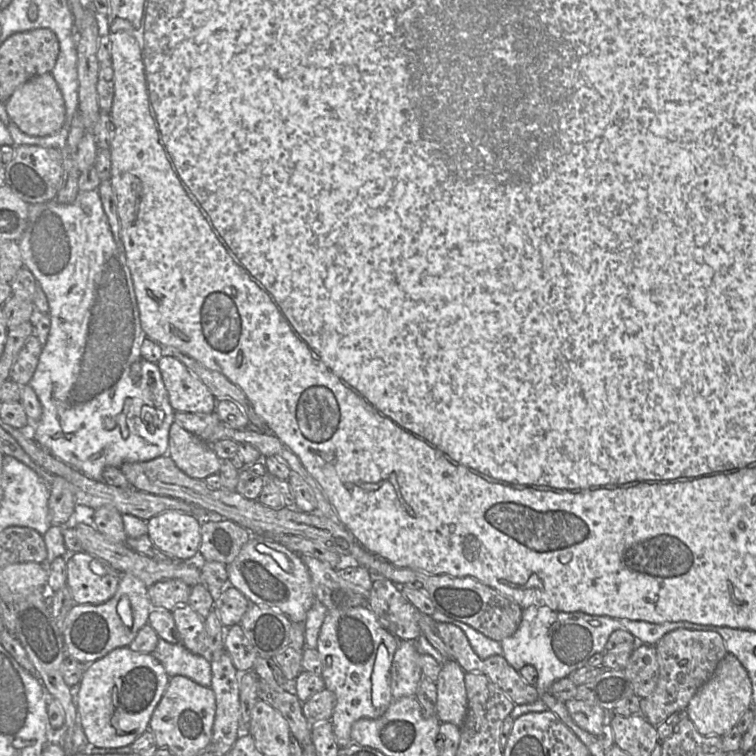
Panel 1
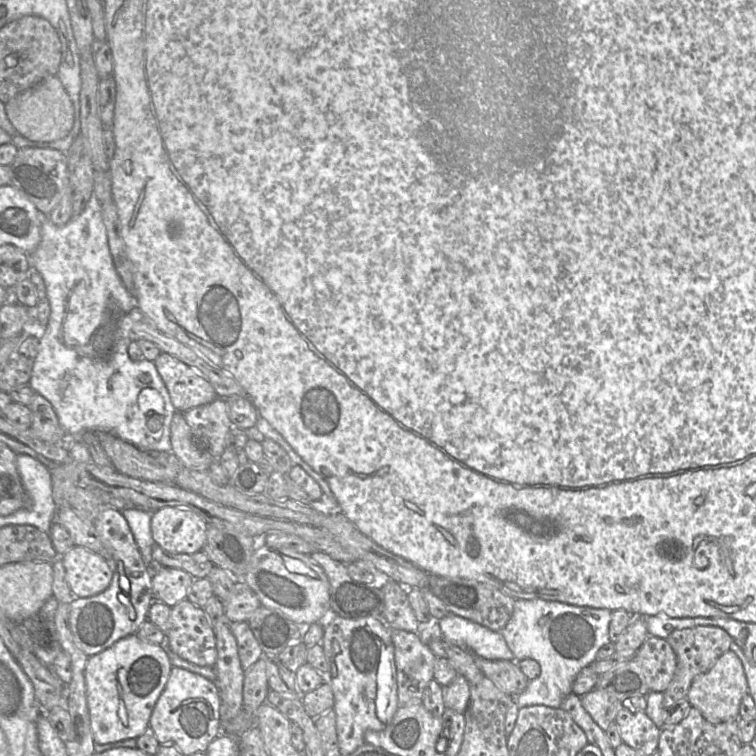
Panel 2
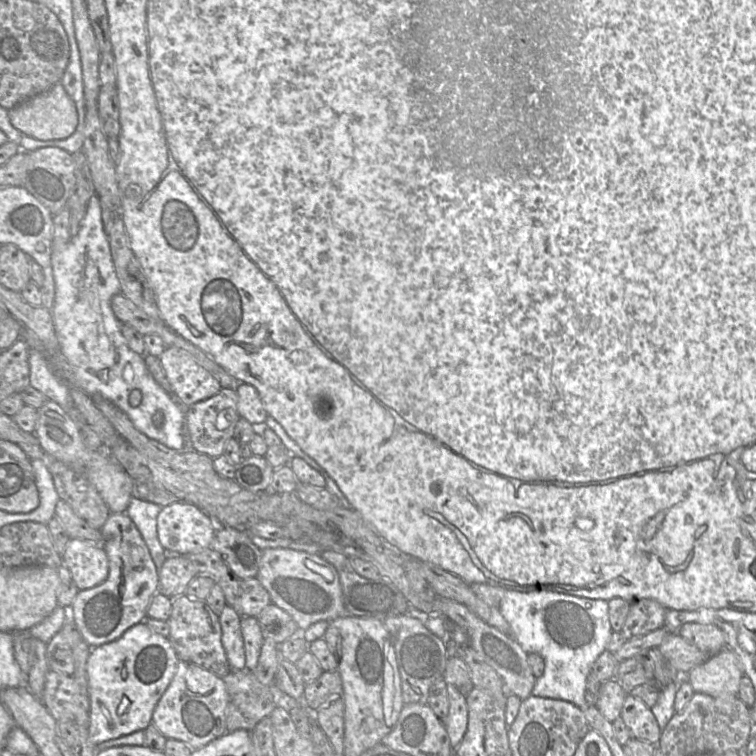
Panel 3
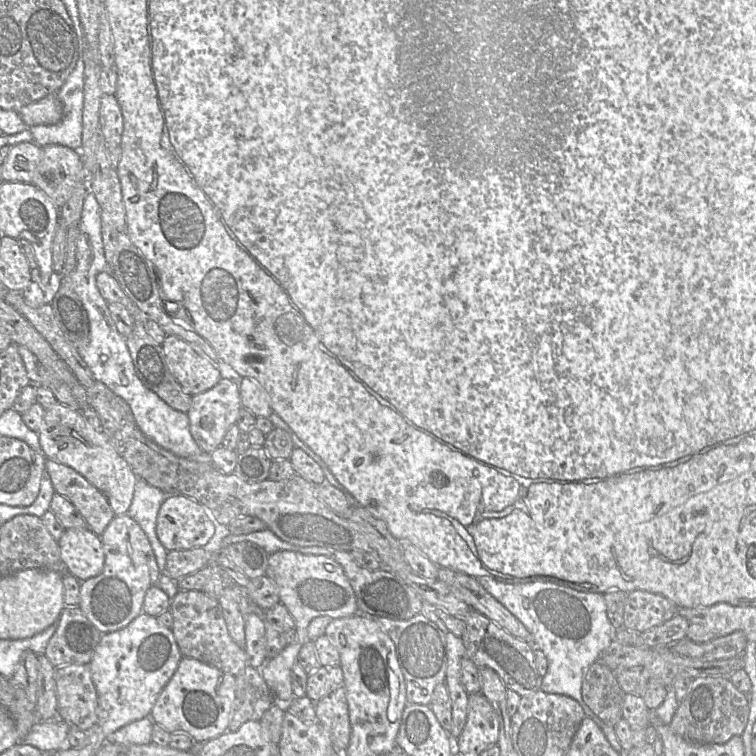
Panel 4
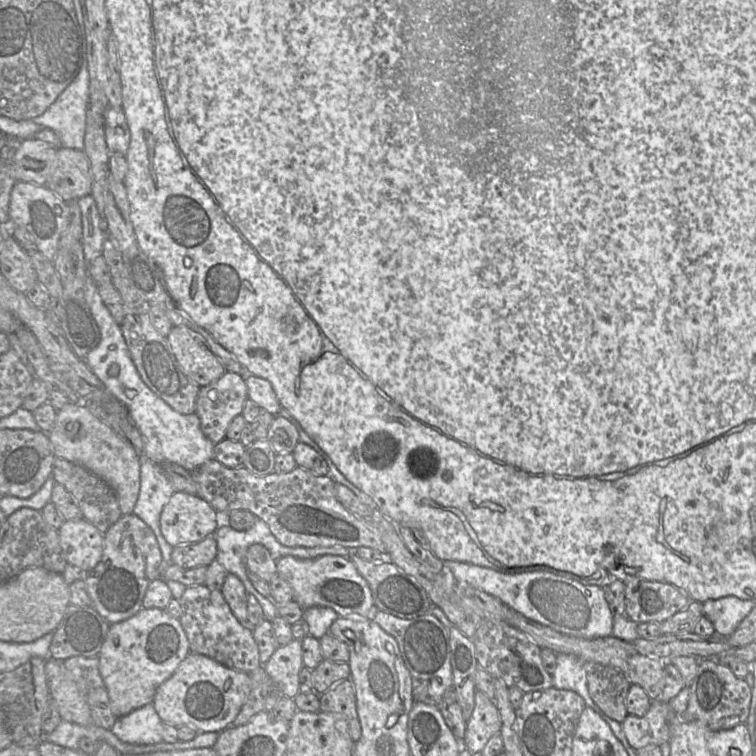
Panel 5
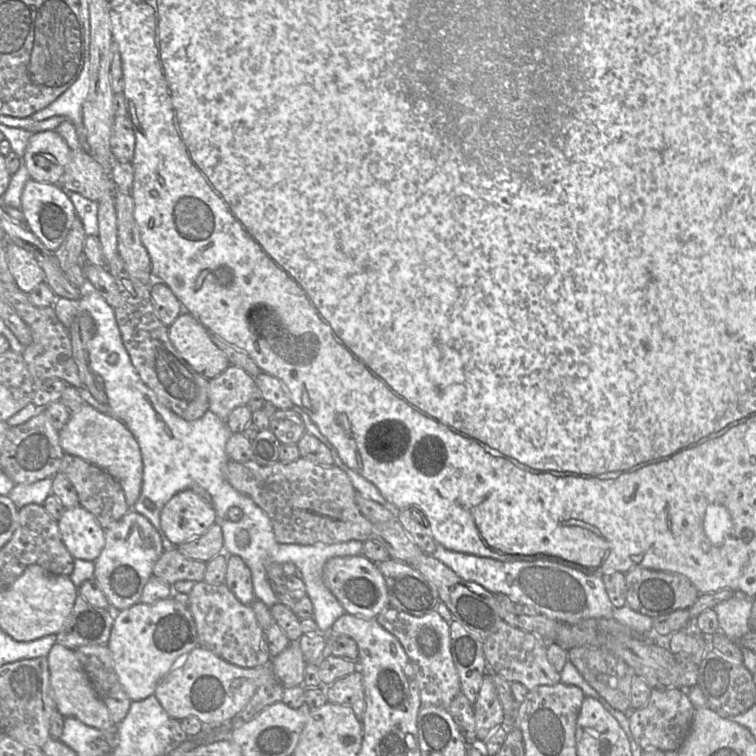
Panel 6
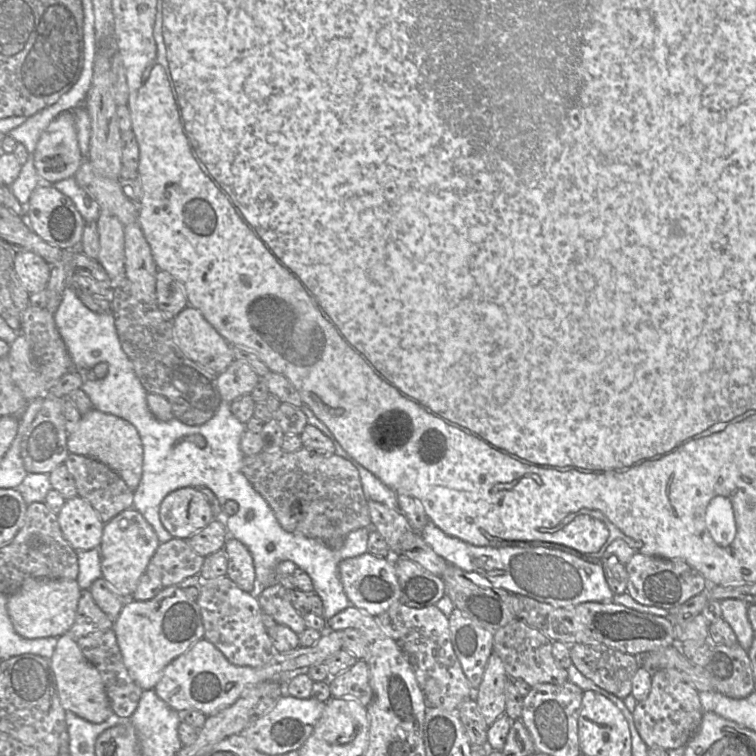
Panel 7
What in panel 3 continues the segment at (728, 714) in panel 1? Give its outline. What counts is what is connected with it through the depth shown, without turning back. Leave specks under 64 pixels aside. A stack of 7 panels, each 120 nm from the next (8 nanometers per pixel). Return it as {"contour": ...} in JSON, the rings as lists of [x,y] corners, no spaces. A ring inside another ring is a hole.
{"contour":[[[725,647],[718,654],[691,669],[685,678],[694,692],[713,697],[738,695],[744,675],[737,654]]]}

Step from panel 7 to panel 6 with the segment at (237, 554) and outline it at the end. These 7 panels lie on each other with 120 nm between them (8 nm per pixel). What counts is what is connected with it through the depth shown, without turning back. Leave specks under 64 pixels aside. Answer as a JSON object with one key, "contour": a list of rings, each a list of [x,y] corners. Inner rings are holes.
{"contour":[[[228,555],[225,585],[244,605],[254,600],[252,576],[249,567],[237,555]]]}

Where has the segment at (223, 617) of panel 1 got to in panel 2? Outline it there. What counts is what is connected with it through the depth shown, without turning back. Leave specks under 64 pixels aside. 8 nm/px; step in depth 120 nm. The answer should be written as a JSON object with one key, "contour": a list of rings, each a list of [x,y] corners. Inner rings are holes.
{"contour":[[[243,580],[236,581],[228,601],[222,602],[229,623],[247,622],[261,606],[256,593]]]}

